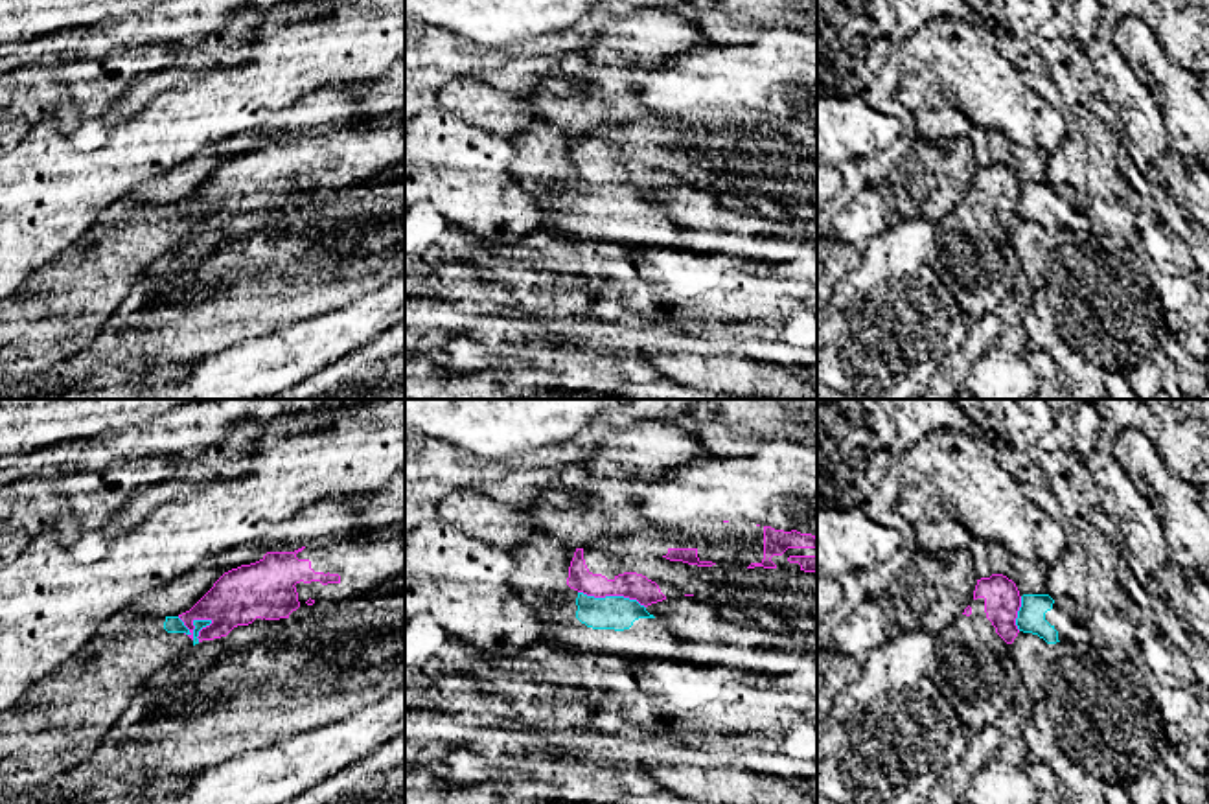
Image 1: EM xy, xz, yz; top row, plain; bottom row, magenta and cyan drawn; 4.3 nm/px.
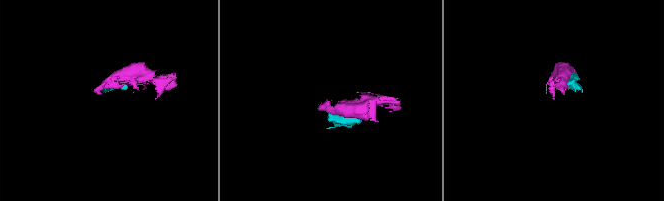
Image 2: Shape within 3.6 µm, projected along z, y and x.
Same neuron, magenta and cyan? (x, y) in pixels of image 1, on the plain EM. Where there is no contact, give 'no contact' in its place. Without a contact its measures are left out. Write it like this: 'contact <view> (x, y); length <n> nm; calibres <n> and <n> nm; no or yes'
contact xy (192, 212); length 160 nm; calibres 240 and 50 nm; no

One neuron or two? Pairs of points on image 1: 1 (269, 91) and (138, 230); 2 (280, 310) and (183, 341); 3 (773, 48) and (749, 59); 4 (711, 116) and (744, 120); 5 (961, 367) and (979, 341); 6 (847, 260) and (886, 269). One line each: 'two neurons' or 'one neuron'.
1: two neurons
2: one neuron
3: one neuron
4: one neuron
5: one neuron
6: two neurons

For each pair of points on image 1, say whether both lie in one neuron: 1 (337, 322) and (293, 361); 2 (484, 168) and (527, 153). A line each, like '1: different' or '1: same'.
1: same
2: different

